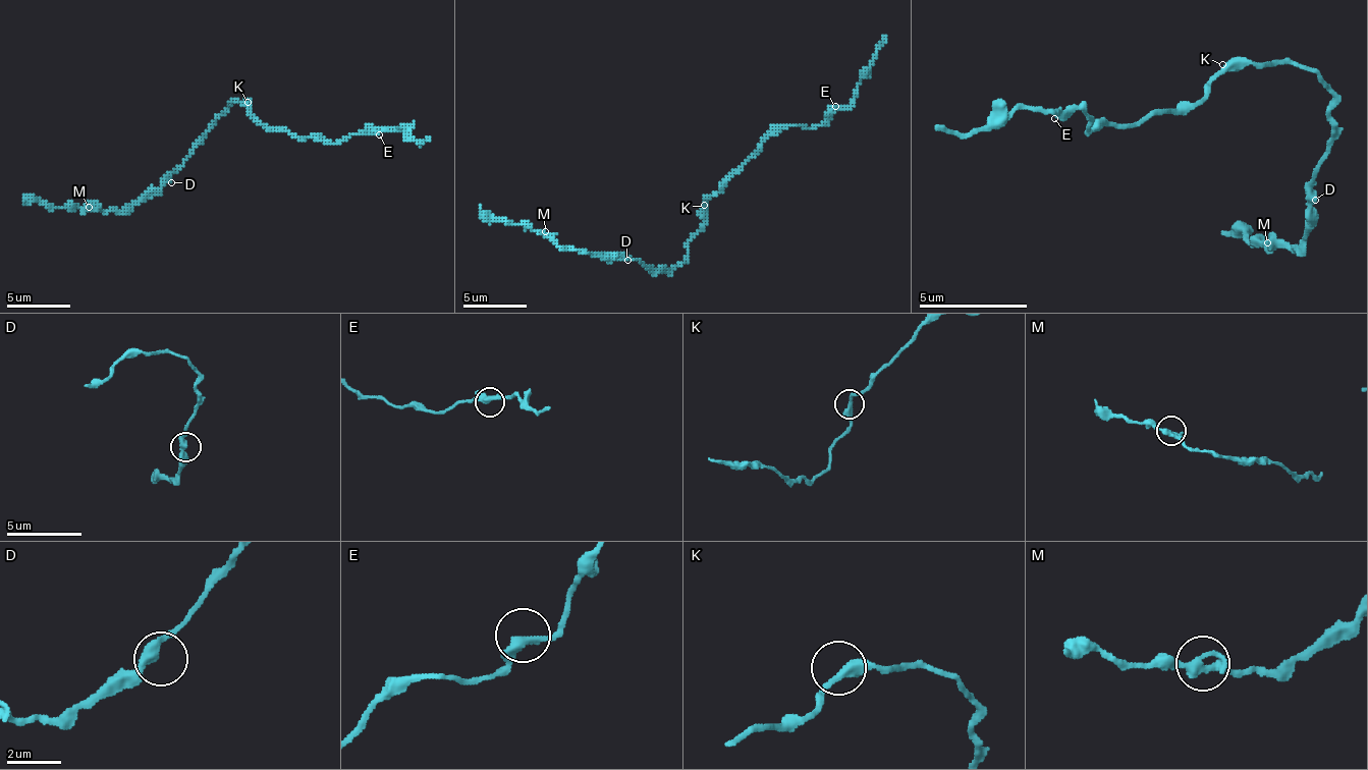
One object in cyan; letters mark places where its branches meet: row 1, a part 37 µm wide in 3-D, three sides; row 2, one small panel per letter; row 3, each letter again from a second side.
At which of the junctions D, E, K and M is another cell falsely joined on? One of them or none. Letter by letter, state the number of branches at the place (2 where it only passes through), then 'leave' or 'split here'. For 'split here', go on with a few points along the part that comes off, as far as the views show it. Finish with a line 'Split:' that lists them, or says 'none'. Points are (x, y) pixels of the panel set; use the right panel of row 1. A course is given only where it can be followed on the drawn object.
D: 2 branches meet; leave
E: 2 branches meet; leave
K: 2 branches meet; leave
M: 2 branches meet; leave
Split: none

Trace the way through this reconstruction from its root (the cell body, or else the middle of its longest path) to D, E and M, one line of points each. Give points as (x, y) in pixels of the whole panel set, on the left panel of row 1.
D: (244, 102), (231, 102), (225, 108), (194, 153), (171, 175), (171, 182)
E: (244, 102), (264, 124), (282, 127), (295, 138), (324, 138), (340, 144), (352, 134), (369, 130), (379, 134)
M: (244, 102), (228, 105), (194, 153), (158, 188), (149, 188), (119, 211), (91, 211), (88, 208)

